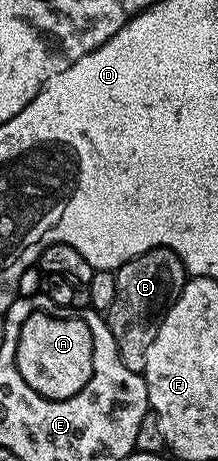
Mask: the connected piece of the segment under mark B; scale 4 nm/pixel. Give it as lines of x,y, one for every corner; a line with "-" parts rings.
154,248
125,262
115,269
114,274
117,291
105,319
113,334
113,342
117,342
121,362
125,362
129,370
141,374
145,370
145,354
157,334
159,323
183,289
185,269
183,263
167,248

